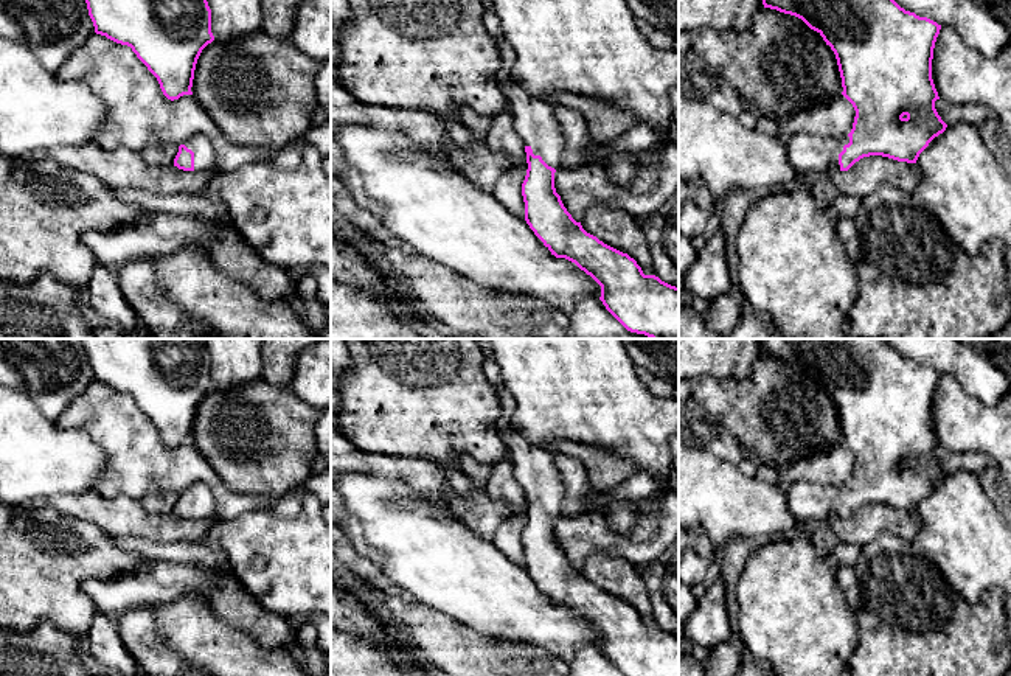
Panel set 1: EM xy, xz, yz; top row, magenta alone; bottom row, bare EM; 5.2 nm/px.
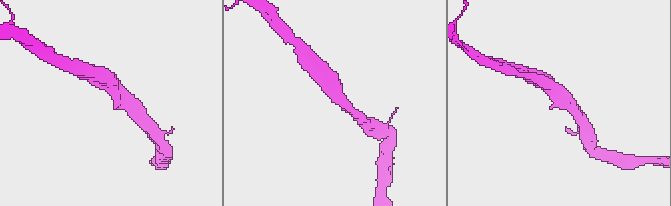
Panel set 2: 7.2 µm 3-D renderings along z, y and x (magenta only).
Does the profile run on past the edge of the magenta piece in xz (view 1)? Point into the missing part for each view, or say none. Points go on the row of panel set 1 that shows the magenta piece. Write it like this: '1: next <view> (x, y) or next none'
1: next xz (535, 121)

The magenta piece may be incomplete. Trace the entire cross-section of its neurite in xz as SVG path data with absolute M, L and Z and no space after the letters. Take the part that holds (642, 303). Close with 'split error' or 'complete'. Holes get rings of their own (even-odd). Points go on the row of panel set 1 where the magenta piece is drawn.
M509 79L505 95L528 163L522 183L526 224L551 255L575 263L601 286L599 300L627 331L679 339L679 287L644 275L634 258L587 233L572 218L554 188L565 138L553 104L530 95L520 79Z; split error

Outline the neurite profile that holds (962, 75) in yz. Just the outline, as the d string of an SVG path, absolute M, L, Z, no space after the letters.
M941 26L932 79L941 99L988 110L1011 143L1011 44L997 56L986 57L968 47L954 28Z

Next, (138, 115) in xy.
M90 36L81 48L64 61L54 75L59 81L85 84L104 103L107 118L93 140L104 151L126 148L141 152L163 143L180 146L188 138L202 135L214 146L219 171L235 171L252 162L267 162L278 152L259 146L233 145L193 95L183 95L174 101L168 99L157 78L132 48L106 36Z

